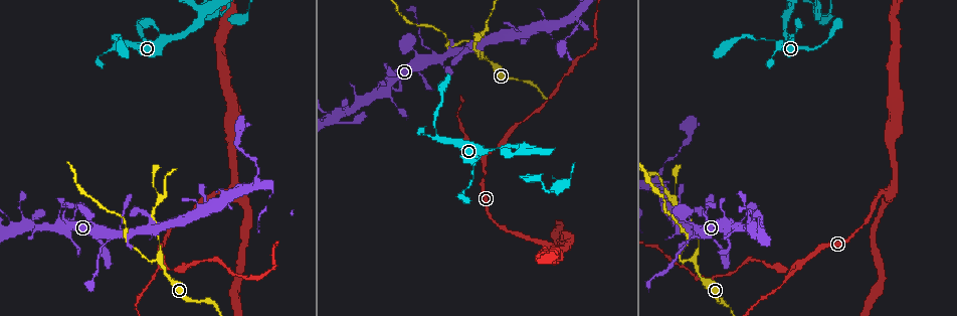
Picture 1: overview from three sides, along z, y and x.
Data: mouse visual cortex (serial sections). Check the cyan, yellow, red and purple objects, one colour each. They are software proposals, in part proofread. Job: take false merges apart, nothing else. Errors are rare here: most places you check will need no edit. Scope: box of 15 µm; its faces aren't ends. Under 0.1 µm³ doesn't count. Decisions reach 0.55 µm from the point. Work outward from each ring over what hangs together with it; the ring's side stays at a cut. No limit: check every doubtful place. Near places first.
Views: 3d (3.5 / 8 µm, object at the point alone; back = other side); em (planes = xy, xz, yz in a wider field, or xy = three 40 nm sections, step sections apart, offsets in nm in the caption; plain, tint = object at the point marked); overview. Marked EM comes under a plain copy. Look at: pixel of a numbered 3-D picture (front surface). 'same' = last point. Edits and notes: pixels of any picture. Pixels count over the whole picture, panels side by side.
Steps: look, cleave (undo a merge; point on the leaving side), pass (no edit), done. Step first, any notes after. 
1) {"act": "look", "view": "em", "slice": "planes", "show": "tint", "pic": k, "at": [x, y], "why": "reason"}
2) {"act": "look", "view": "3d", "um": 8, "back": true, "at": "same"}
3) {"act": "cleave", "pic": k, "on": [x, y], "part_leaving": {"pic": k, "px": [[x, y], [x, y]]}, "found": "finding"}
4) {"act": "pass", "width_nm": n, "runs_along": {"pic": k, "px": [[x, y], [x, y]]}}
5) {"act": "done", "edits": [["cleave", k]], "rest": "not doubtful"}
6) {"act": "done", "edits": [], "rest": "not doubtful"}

{"act": "look", "view": "3d", "um": 3.5, "pic": 1, "at": [693, 258], "why": "three-way junction"}

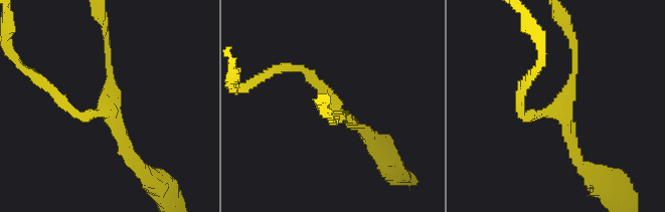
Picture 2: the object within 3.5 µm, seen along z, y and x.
{"act": "look", "view": "em", "slice": "xy", "step": 2, "show": "tint", "pic": 2, "at": [335, 109], "arms": 3, "arm_widths_nm": [150, 150, 200]}

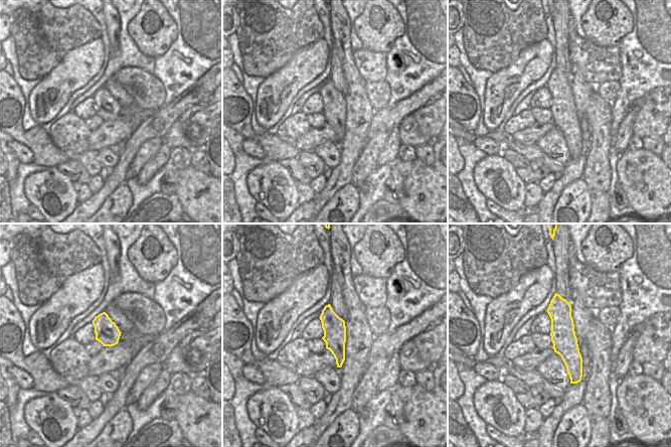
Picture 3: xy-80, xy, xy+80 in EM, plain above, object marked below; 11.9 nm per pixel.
{"act": "pass", "runs_along": {"pic": 2, "px": [[141, 167], [110, 115], [107, 43]]}, "found": "one cell here"}

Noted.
{"act": "look", "view": "3d", "um": 3.5, "pic": 1, "at": [485, 161], "why": "two arms in line, one across"}

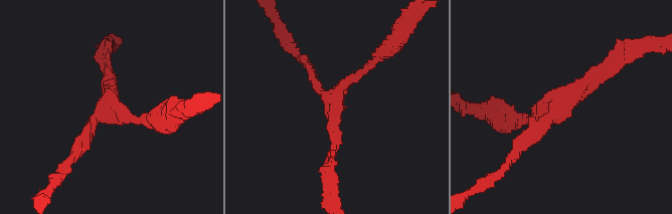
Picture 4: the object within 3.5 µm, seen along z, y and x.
{"act": "look", "view": "em", "slice": "xy", "step": 2, "show": "tint", "pic": 4, "at": [107, 105], "arms": 3, "arm_widths_nm": [150, 200, 200], "why": "shape alone is not enough"}

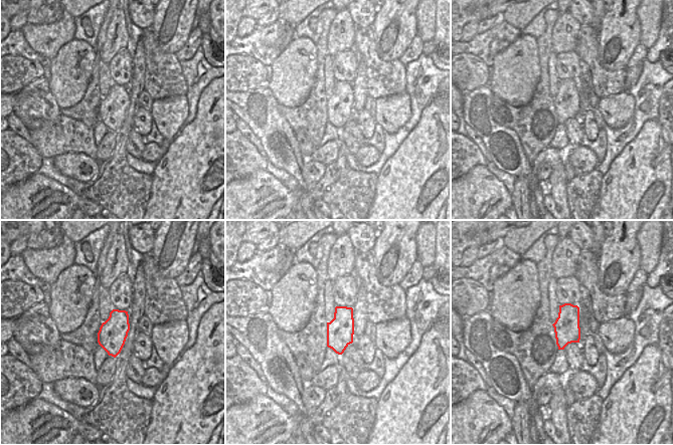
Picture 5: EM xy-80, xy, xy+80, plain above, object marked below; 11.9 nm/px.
{"act": "pass", "runs_along": {"pic": 4, "px": [[330, 154], [336, 91], [379, 55]]}, "found": "one cell here"}

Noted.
{"act": "look", "view": "3d", "um": 8, "pic": 1, "at": [498, 145], "why": "thin neck"}

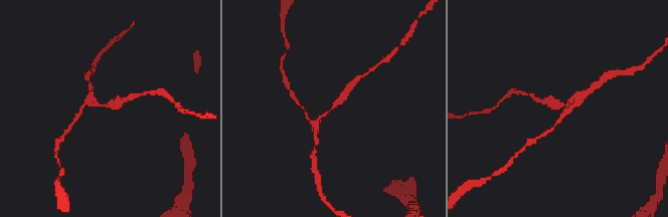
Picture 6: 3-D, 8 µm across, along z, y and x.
{"act": "look", "view": "em", "slice": "xy", "step": 1, "show": "tint", "pic": 6, "at": [330, 109], "arm_widths_nm": [300, 300], "why": "shape alone is not enough"}

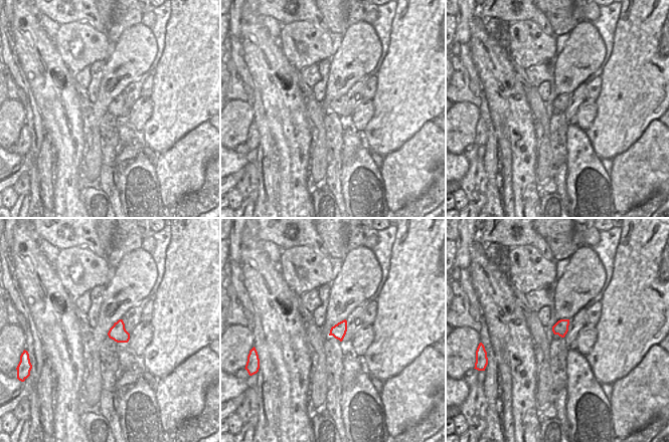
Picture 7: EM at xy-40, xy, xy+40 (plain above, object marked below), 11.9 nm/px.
{"act": "pass", "width_nm": 170, "runs_along": {"pic": 6, "px": [[315, 129], [350, 84]]}, "found": "continuous, no second cell"}

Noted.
{"act": "done", "edits": [], "rest": "not doubtful"}

